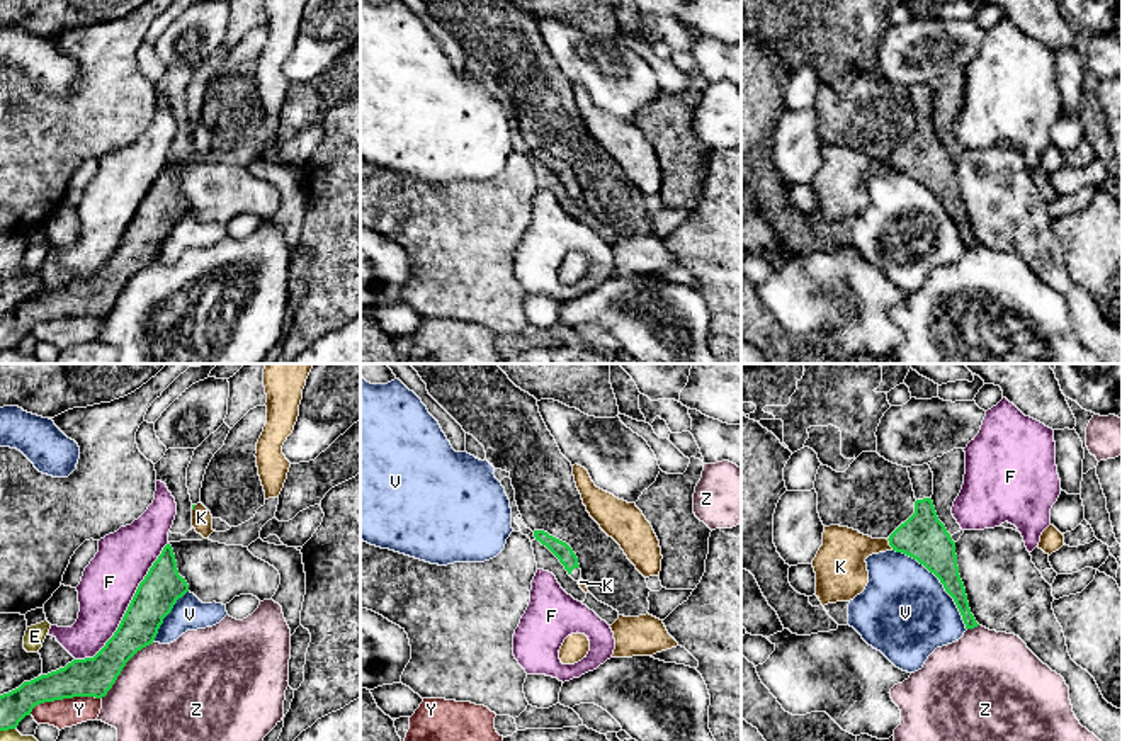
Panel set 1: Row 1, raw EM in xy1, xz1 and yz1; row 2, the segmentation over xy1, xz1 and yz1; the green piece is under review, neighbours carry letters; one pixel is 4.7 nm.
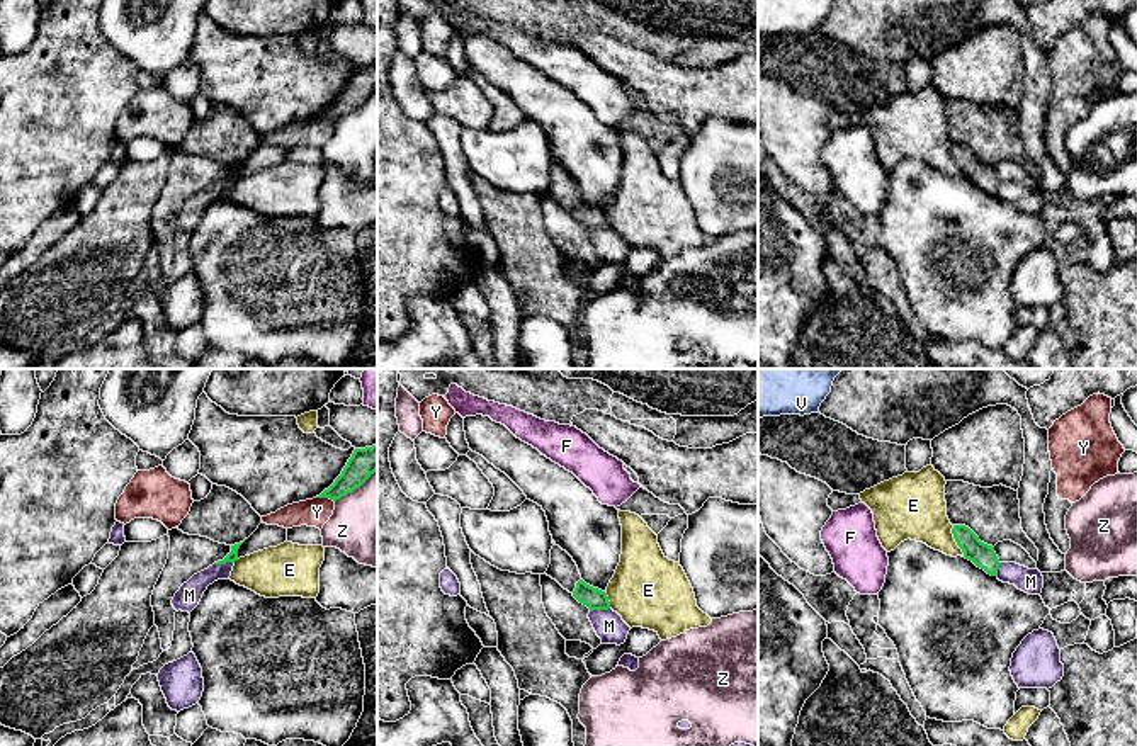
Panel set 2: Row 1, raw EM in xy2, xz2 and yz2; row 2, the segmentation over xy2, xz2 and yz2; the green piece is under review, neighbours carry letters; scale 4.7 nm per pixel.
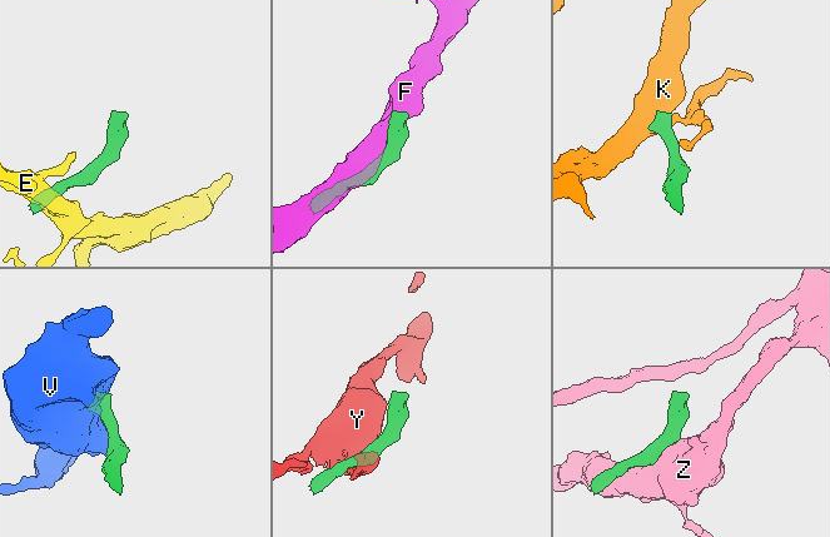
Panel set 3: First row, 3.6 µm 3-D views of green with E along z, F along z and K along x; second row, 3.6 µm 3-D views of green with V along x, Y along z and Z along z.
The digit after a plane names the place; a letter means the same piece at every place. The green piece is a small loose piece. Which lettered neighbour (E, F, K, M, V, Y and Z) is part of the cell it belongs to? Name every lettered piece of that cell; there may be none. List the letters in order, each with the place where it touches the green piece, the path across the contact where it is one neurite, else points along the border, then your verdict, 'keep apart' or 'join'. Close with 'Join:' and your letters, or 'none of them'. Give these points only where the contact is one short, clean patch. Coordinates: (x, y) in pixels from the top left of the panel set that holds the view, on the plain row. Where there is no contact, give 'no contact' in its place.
E: contact yz2 (955, 160); border yz2 (952, 145), (952, 155), (964, 175); keep apart
F: contact xy1 (128, 228); keep apart
K: contact yz1 (889, 164); border yz1 (886, 158), (893, 169); keep apart
M: contact xy2 (223, 182); border xy2 (233, 180), (214, 184); keep apart
V: contact yz1 (940, 201); keep apart
Y: contact xy1 (63, 316); keep apart
Z: contact xy1 (123, 286); keep apart
Join: none of them

